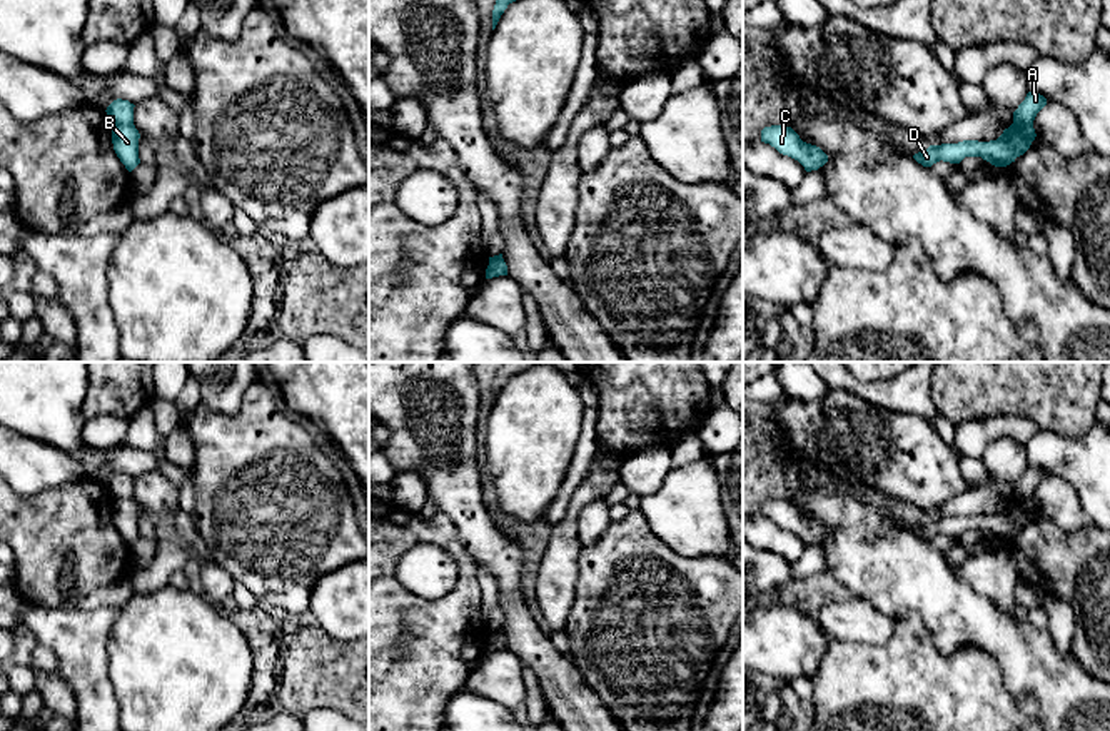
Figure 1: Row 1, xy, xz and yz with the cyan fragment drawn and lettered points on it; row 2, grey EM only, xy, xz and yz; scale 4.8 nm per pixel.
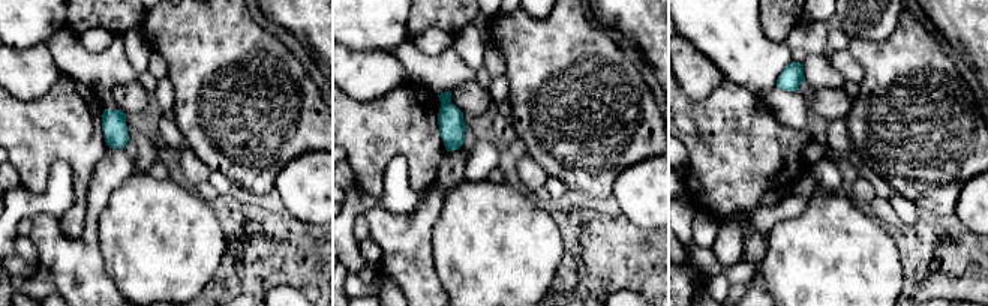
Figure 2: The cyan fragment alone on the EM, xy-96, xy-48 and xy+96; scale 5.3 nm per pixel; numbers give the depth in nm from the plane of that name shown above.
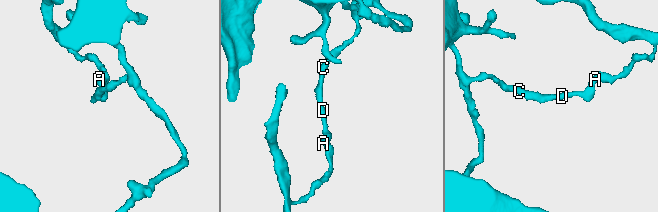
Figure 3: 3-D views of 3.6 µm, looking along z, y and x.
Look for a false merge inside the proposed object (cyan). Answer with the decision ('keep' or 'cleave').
cleave

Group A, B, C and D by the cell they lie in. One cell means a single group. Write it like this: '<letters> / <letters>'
A / B C D

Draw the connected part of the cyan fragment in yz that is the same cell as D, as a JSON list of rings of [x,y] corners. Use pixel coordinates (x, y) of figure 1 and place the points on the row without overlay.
[[[1012,497],[996,514],[930,519],[926,524],[915,527],[913,532],[923,541],[931,541],[940,534],[960,537],[965,531],[981,531],[995,541],[1007,541],[1030,522],[1035,511],[1033,497]]]

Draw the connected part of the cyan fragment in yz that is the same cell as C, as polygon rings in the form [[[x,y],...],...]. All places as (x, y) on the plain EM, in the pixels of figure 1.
[[[764,501],[761,504],[761,516],[769,517],[783,529],[798,534],[806,546],[818,544],[828,536],[828,529],[820,521],[803,516],[791,501]]]

